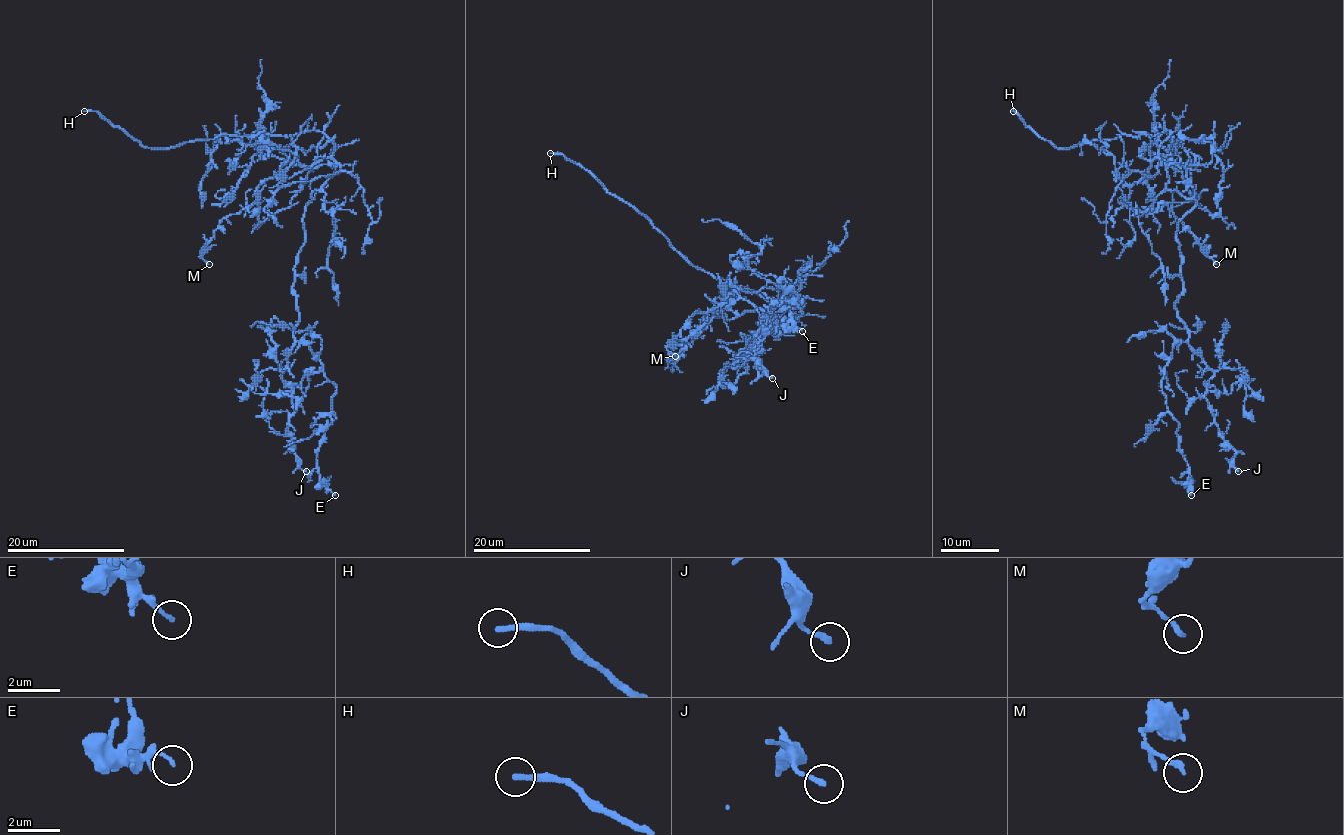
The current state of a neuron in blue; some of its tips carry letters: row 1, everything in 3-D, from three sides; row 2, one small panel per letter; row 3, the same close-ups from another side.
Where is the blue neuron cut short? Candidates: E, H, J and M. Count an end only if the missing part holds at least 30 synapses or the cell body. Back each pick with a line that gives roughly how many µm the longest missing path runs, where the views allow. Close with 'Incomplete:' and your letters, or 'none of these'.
H: Missing length about 20 µm
Incomplete: H

